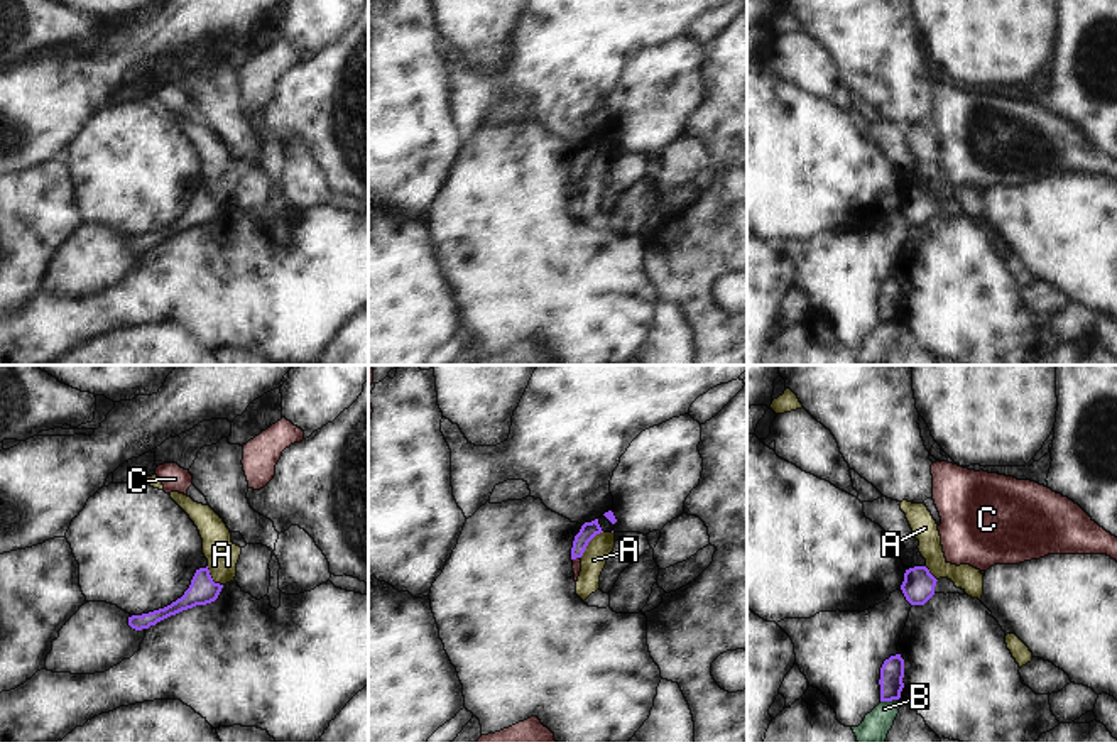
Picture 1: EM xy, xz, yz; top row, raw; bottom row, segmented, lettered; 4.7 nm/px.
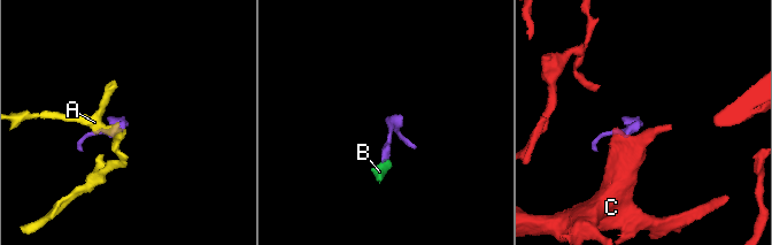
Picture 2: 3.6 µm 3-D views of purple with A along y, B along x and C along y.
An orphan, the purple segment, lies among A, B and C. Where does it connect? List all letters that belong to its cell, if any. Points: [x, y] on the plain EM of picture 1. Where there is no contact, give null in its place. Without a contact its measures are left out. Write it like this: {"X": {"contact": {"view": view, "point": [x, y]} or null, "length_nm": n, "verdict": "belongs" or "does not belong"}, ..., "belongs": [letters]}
{"A": {"contact": {"view": "xz", "point": [587, 166]}, "length_nm": 170, "verdict": "does not belong"}, "B": {"contact": {"view": "yz", "point": [889, 321]}, "length_nm": 90, "verdict": "does not belong"}, "C": {"contact": {"view": "xz", "point": [575, 180]}, "length_nm": 40, "verdict": "belongs"}, "belongs": ["C"]}

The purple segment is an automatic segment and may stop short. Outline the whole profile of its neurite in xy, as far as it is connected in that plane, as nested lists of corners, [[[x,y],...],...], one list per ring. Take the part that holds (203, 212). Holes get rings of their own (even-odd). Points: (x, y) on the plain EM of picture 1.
[[[208,188],[199,189],[196,191],[189,210],[184,213],[181,220],[177,220],[164,230],[128,238],[128,247],[135,252],[149,250],[150,247],[155,247],[157,243],[171,237],[176,237],[183,232],[215,223],[221,210],[223,206],[213,203]]]

